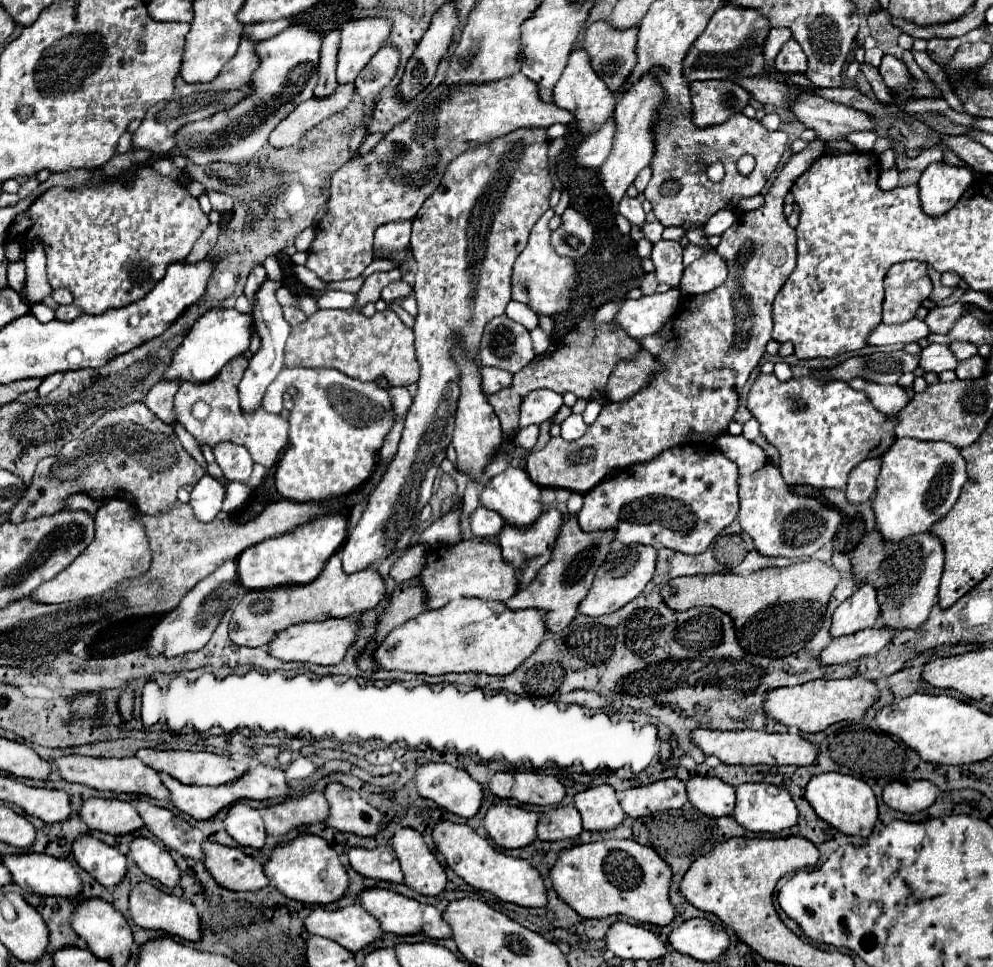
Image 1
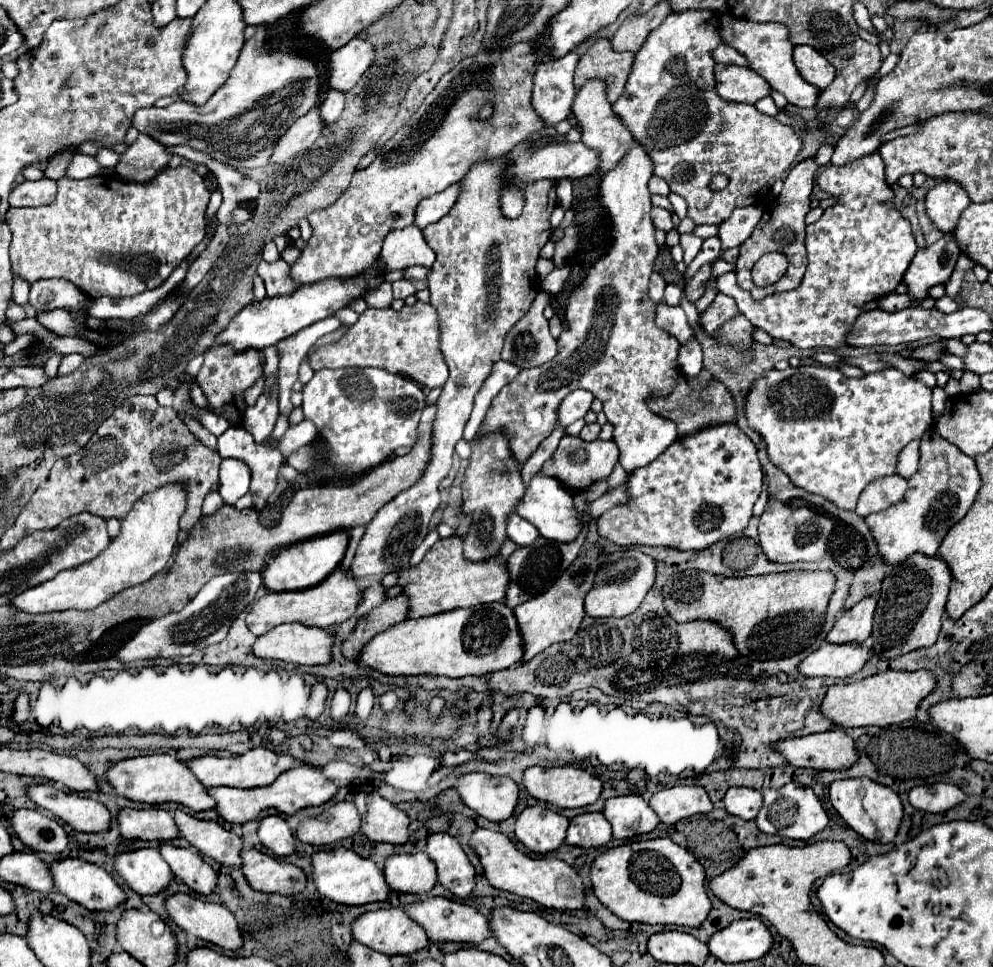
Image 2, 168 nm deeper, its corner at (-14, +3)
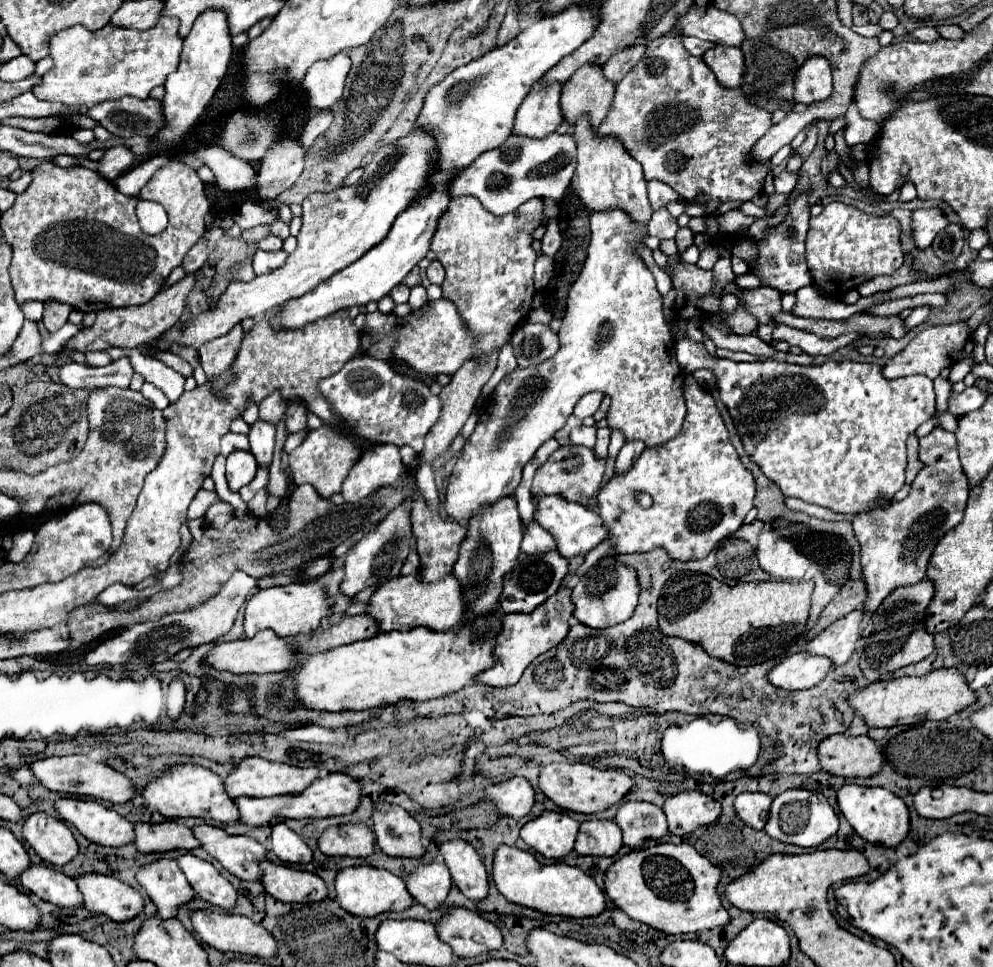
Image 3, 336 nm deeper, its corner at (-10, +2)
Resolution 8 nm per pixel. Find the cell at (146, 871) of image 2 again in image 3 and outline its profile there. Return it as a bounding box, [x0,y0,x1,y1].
[137,858,197,920]

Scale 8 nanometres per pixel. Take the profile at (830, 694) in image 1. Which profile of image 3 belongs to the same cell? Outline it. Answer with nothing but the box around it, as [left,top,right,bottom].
[849,668,977,728]

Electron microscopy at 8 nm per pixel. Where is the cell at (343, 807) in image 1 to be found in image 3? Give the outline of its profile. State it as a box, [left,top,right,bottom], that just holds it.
[373,802,427,858]

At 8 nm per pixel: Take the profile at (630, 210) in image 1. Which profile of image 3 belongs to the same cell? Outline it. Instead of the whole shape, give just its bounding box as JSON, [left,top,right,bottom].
[647,208,679,240]

